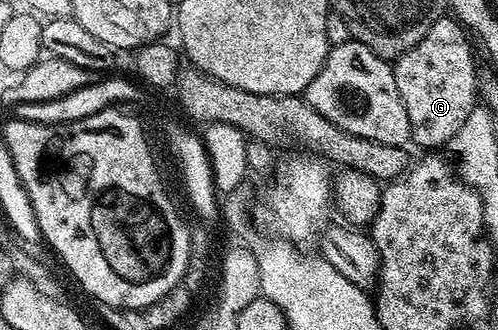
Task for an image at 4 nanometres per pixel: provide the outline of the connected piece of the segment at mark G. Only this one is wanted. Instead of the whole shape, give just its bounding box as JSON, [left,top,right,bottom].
[392,17,479,149]

